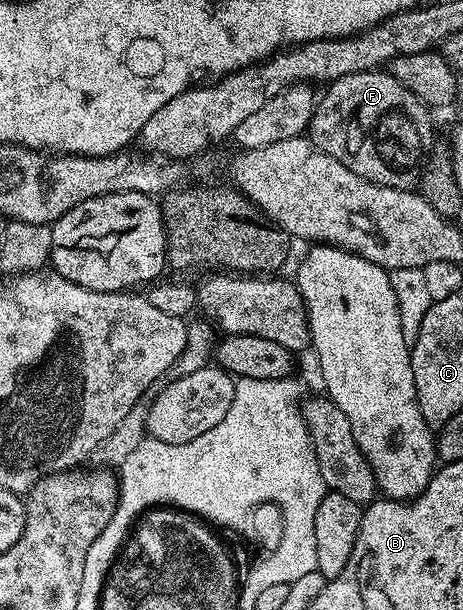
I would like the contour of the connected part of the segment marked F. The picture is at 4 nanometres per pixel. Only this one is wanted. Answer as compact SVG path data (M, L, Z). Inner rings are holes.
M386 69L348 73L348 77L340 77L323 91L326 92L323 95L321 92L308 128L308 138L314 146L328 153L328 157L336 157L340 165L348 165L352 173L373 183L402 189L419 182L423 164L435 143L434 123L430 120L431 108L421 103L416 93L400 85L400 81L396 81L396 77L392 77Z

